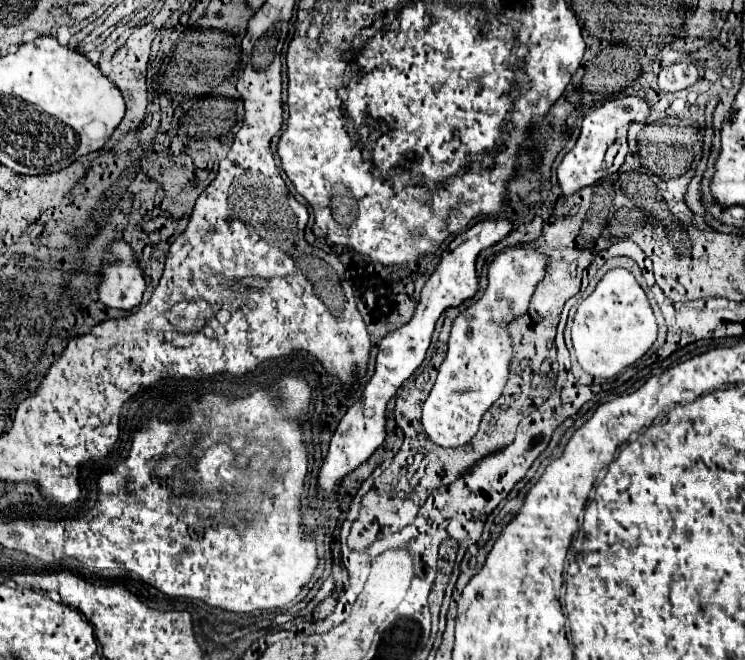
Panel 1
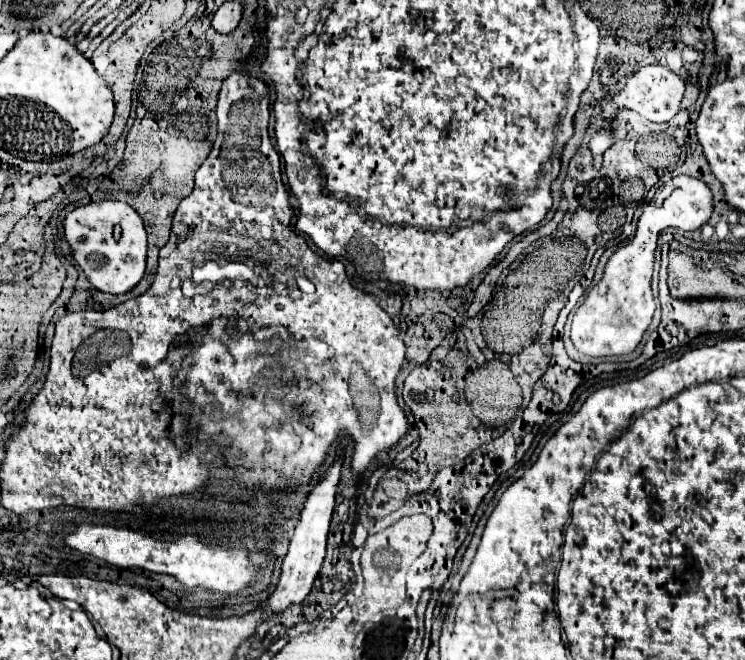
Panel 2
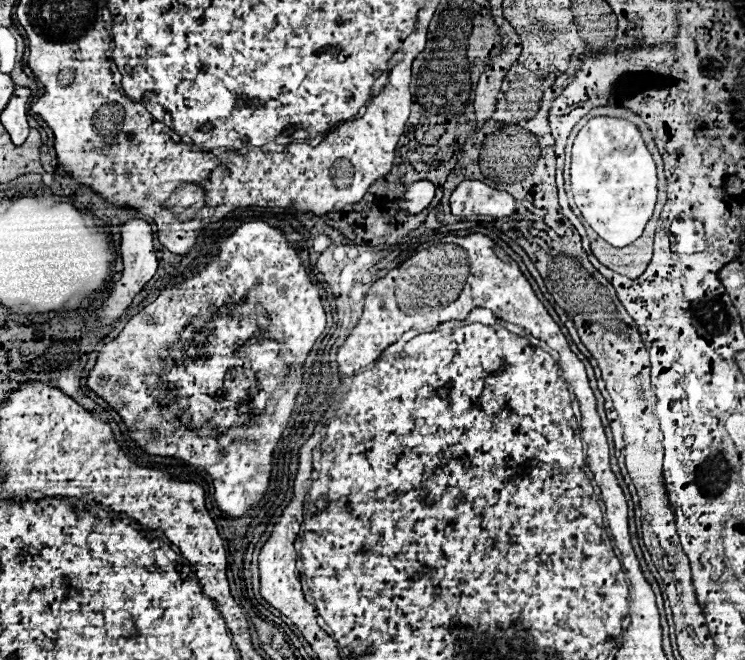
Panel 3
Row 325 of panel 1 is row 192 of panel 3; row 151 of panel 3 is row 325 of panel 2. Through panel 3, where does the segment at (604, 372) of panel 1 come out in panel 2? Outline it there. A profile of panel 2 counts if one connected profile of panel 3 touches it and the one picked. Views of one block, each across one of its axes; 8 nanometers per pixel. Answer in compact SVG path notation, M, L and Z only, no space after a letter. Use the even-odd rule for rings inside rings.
M676 176L664 182L654 198L646 204L634 238L618 248L606 262L602 280L588 292L582 306L576 310L572 320L570 338L574 346L588 356L608 358L630 354L642 340L644 330L652 322L654 314L654 296L650 290L654 248L660 230L678 228L678 230L698 230L712 214L712 194L708 186L690 176Z

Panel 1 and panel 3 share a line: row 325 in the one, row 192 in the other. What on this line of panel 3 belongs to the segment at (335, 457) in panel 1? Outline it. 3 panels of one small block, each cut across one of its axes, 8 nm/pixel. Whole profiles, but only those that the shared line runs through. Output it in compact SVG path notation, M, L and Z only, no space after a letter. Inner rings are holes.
M418 180L404 192L404 200L400 202L400 206L406 208L410 214L418 214L424 208L428 208L428 204L434 200L434 192L436 186L432 182Z

